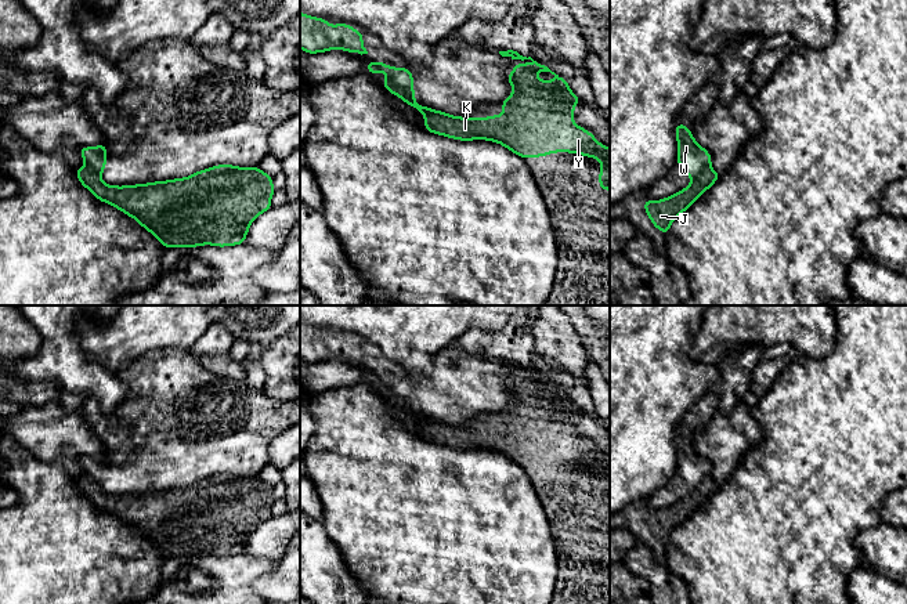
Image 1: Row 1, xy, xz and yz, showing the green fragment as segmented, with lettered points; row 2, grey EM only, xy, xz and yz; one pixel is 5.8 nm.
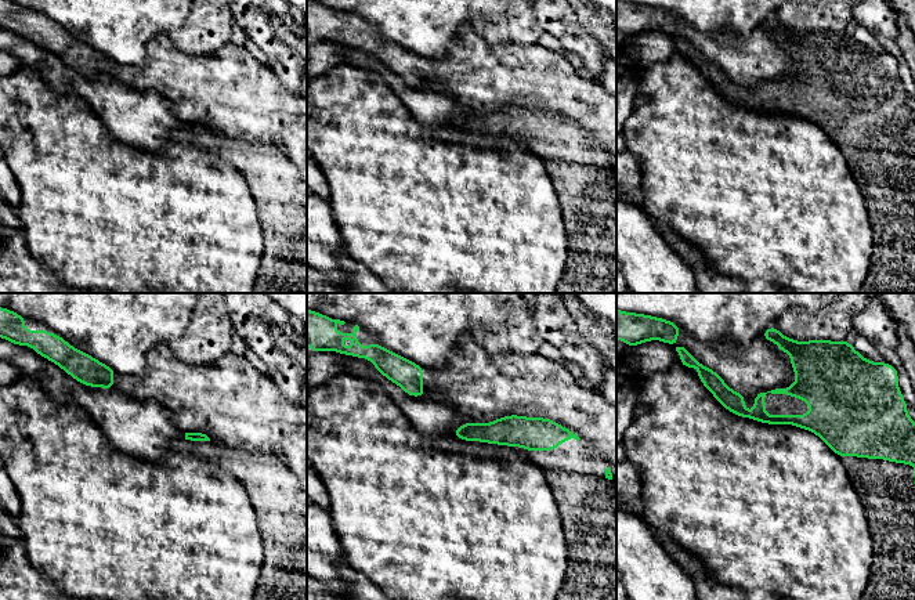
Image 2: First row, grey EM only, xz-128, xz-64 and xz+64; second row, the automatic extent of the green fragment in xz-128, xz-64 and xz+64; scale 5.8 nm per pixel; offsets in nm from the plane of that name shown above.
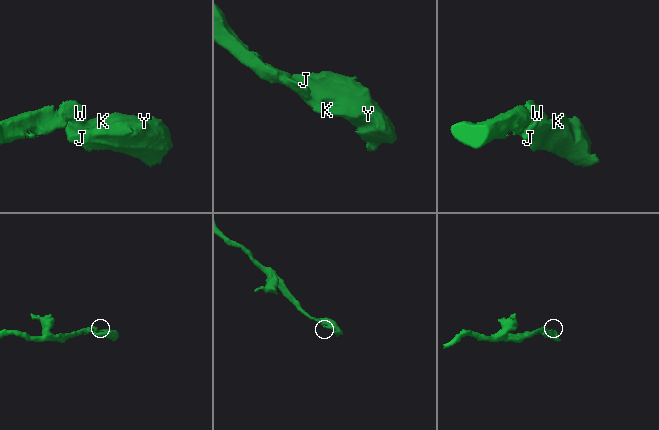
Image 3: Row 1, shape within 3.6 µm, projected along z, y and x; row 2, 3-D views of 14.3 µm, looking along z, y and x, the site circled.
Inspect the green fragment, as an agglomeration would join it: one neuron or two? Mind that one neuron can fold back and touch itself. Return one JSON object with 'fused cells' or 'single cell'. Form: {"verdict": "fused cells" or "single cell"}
{"verdict": "fused cells"}

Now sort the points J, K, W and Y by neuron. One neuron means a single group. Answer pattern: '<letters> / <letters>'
J K Y / W

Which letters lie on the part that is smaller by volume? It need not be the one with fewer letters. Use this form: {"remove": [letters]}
{"remove": ["J", "K", "Y"]}

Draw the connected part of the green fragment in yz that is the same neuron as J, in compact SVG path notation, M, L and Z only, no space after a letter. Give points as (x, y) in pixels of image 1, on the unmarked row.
M712 477L704 478L691 492L676 503L660 509L643 509L643 517L651 534L666 545L675 528L684 522L697 509L702 506L720 487Z

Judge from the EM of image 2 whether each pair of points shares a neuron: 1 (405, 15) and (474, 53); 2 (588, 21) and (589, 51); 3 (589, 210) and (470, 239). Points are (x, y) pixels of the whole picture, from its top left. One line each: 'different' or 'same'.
1: different
2: different
3: different

